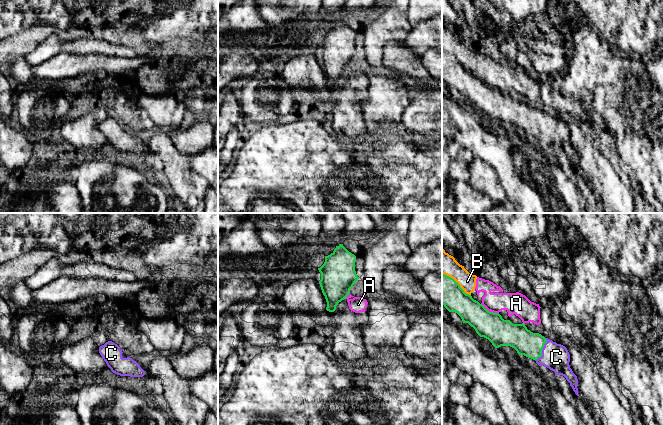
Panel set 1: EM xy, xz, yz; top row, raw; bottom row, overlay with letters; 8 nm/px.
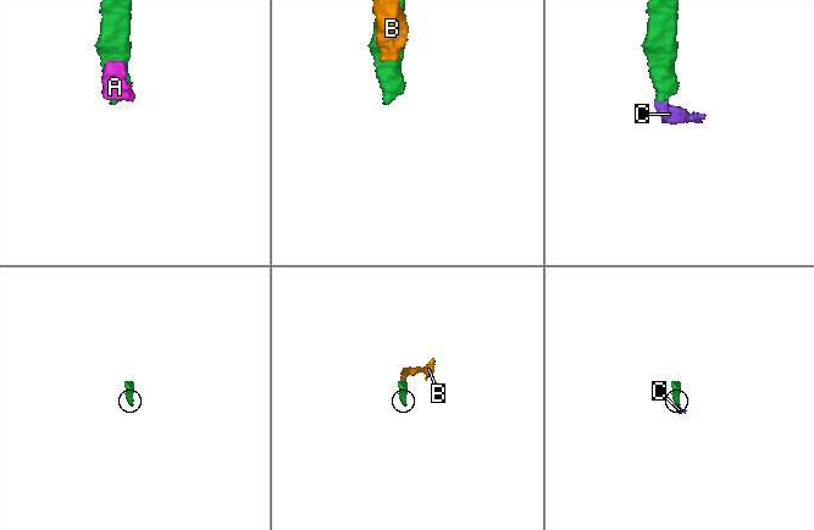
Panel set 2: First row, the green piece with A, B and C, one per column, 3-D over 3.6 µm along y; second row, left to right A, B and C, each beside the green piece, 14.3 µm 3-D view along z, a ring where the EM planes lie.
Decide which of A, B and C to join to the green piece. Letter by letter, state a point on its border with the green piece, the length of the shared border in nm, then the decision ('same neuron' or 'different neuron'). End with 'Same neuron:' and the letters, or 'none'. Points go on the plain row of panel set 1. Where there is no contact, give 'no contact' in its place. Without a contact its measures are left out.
A: yz (489, 87) | 170 nm | different neuron
B: yz (457, 59) | 300 nm | different neuron
C: yz (541, 126) | 200 nm | same neuron
Same neuron: C

